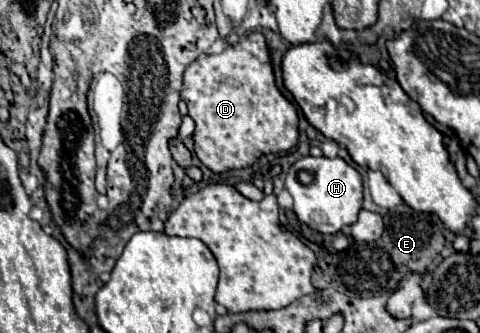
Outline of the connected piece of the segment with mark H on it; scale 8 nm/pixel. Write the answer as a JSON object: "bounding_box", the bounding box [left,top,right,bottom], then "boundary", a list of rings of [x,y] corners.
{"bounding_box":[285,157,363,233],"boundary":[[[303,157],[289,167],[285,187],[293,197],[293,211],[301,223],[319,233],[339,233],[343,227],[357,221],[363,203],[361,175],[341,157]]]}

